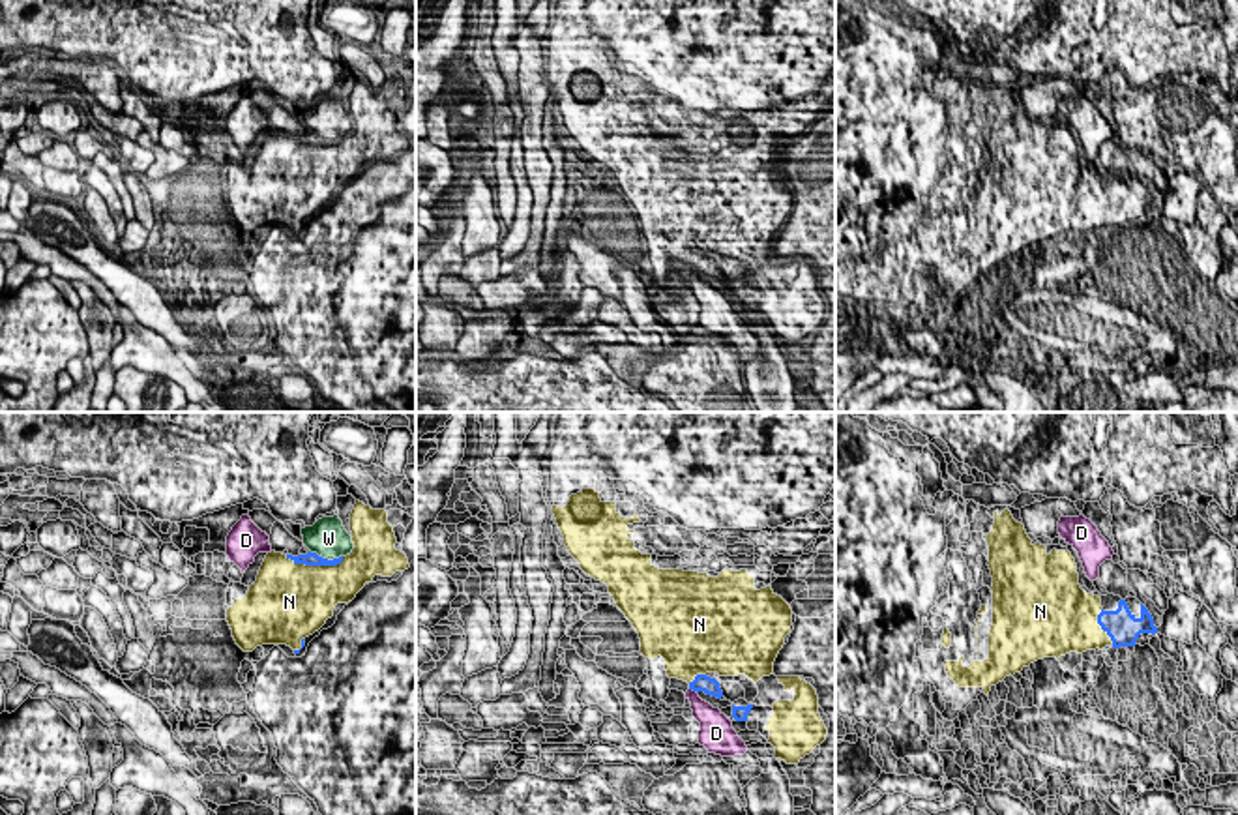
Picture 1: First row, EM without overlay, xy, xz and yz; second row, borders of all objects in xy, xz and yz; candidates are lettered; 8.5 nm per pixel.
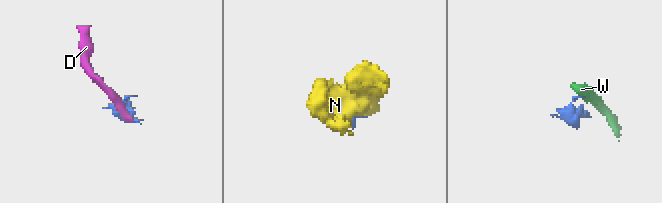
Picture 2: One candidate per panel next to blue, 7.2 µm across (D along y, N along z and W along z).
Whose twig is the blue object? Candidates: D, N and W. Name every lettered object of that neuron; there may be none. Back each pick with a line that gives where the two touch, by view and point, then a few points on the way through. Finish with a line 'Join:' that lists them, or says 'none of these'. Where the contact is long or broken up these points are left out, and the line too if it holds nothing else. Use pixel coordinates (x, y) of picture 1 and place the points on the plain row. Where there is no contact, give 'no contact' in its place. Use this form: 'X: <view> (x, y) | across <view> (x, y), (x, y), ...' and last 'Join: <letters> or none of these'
N: xy (315, 145)
Join: N

